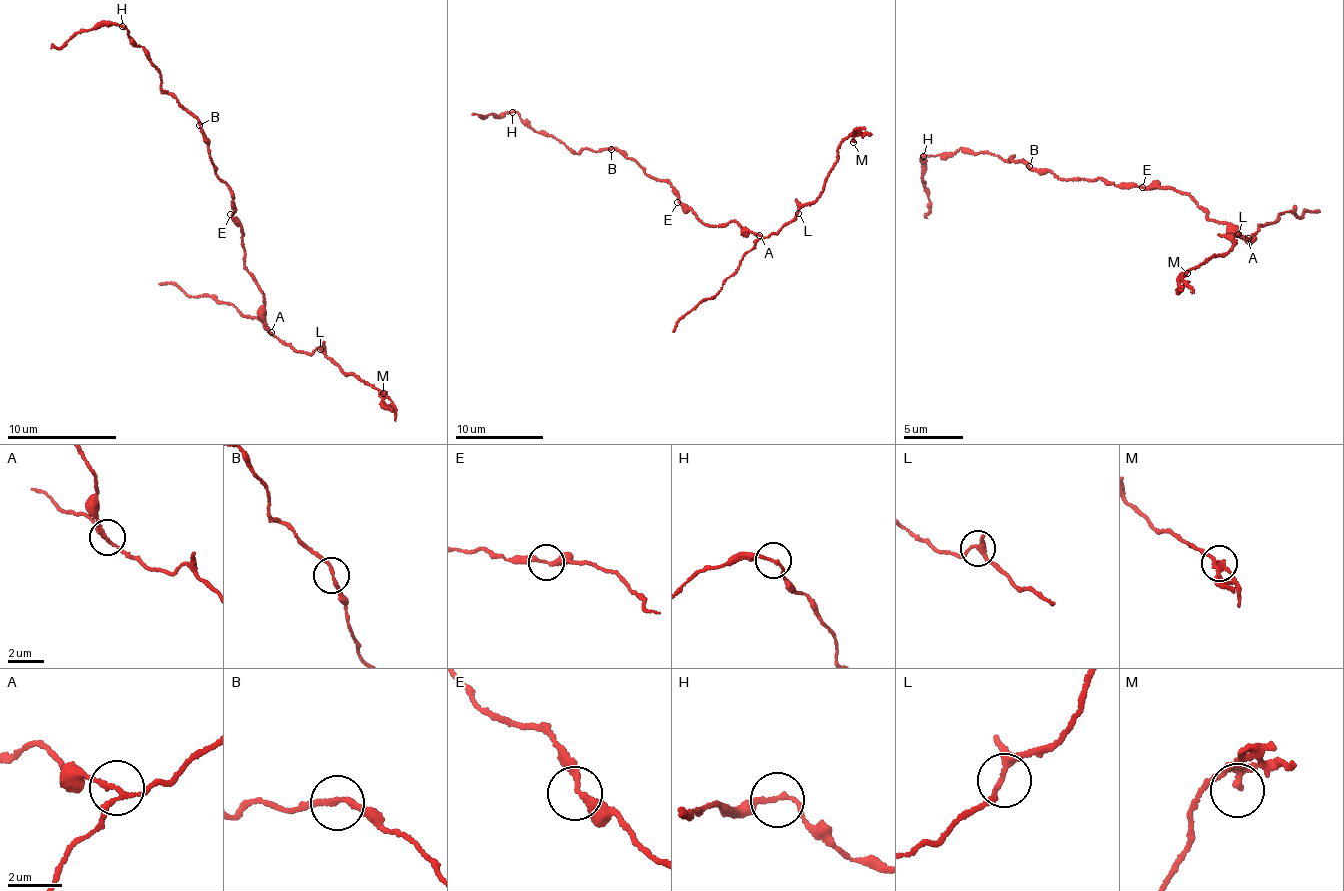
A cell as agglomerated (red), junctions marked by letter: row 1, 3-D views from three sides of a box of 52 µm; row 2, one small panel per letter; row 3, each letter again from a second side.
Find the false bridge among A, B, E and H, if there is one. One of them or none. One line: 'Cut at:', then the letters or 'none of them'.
Cut at: A

